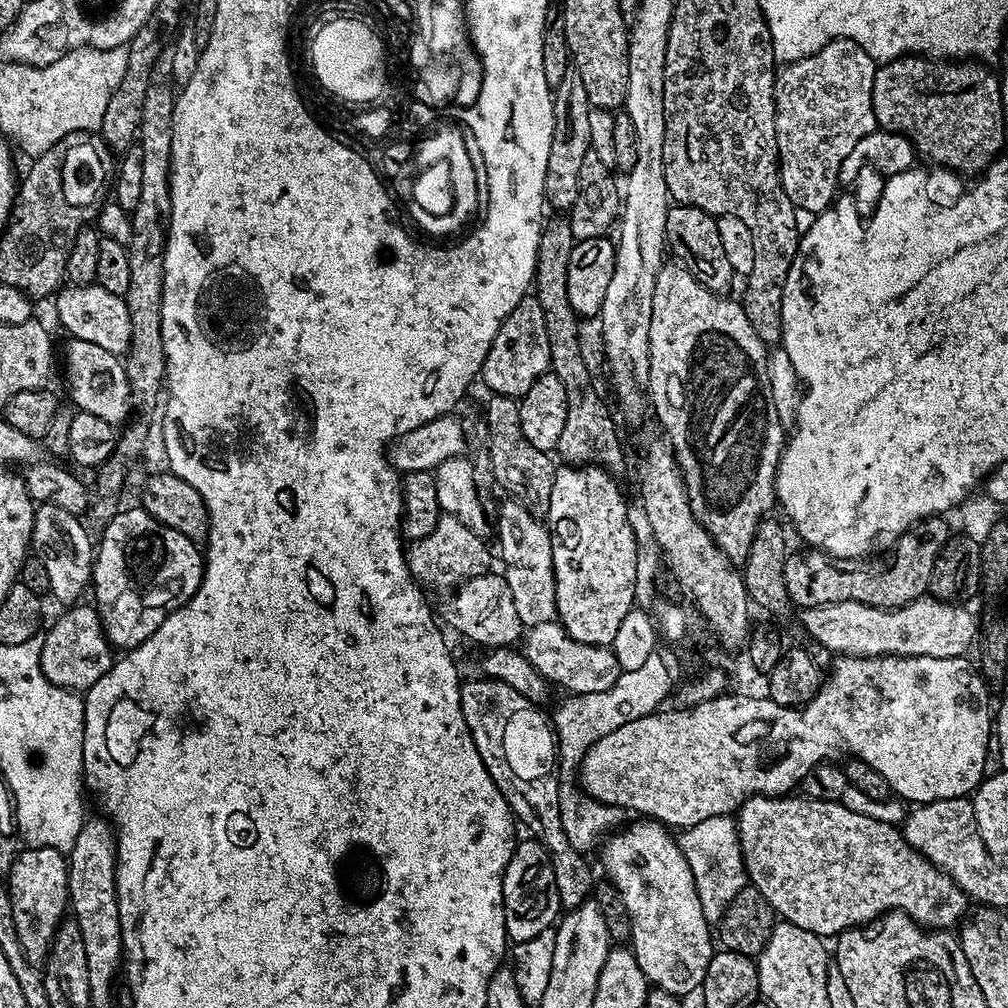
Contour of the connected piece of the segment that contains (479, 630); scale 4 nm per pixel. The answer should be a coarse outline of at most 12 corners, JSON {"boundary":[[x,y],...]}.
{"boundary":[[489,570],[451,593],[444,616],[485,649],[522,636],[514,594]]}

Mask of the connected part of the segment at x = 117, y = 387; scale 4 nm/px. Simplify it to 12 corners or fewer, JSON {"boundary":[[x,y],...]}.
{"boundary":[[94,342],[64,348],[68,396],[113,426],[133,415],[123,359]]}

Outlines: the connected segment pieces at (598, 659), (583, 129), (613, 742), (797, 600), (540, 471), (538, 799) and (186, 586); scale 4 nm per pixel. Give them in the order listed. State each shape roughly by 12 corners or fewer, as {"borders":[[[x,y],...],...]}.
{"borders":[[[556,620],[531,625],[522,651],[551,685],[610,691],[611,647],[578,642]],[[576,69],[552,97],[554,138],[544,202],[564,214],[578,202],[592,151],[586,86]],[[840,654],[809,704],[725,694],[592,743],[602,804],[672,830],[866,762],[975,793],[994,716],[964,656]],[[943,515],[885,556],[789,551],[797,609],[854,600],[901,608],[928,592],[948,540]],[[487,397],[492,476],[547,517],[557,465],[522,434],[517,397]],[[465,679],[460,701],[512,815],[560,840],[553,721],[514,686]],[[139,506],[98,536],[113,649],[146,642],[204,581],[204,552]]]}

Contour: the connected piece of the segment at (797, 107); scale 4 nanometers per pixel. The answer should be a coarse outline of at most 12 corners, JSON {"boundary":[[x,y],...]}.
{"boundary":[[853,40],[776,73],[780,185],[801,213],[837,199],[877,131],[878,64]]}

